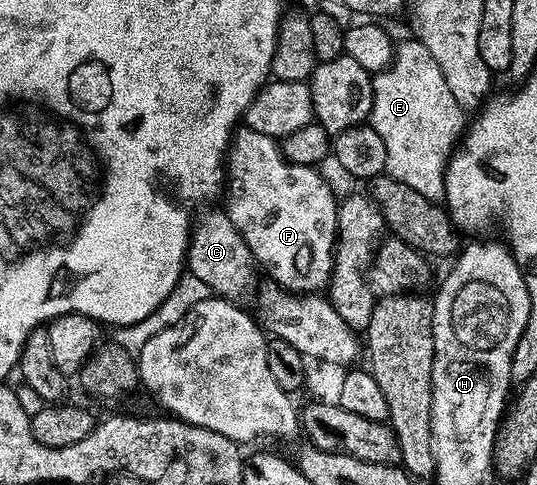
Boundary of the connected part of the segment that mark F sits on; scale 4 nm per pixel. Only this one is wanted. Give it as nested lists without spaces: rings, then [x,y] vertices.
[[[245,127],[235,128],[233,138],[228,150],[228,156],[225,163],[226,176],[228,178],[228,196],[225,198],[225,212],[229,213],[232,223],[236,227],[236,231],[240,231],[240,235],[248,243],[248,247],[252,251],[255,262],[259,266],[262,265],[270,272],[269,277],[275,284],[281,285],[283,289],[288,289],[294,293],[303,295],[314,295],[319,291],[325,290],[330,283],[330,272],[334,270],[334,250],[335,249],[314,249],[314,245],[310,244],[310,197],[331,197],[334,193],[329,189],[328,183],[321,177],[317,168],[313,165],[297,165],[292,163],[282,154],[282,146],[275,138],[264,135],[260,131],[252,131]]]

